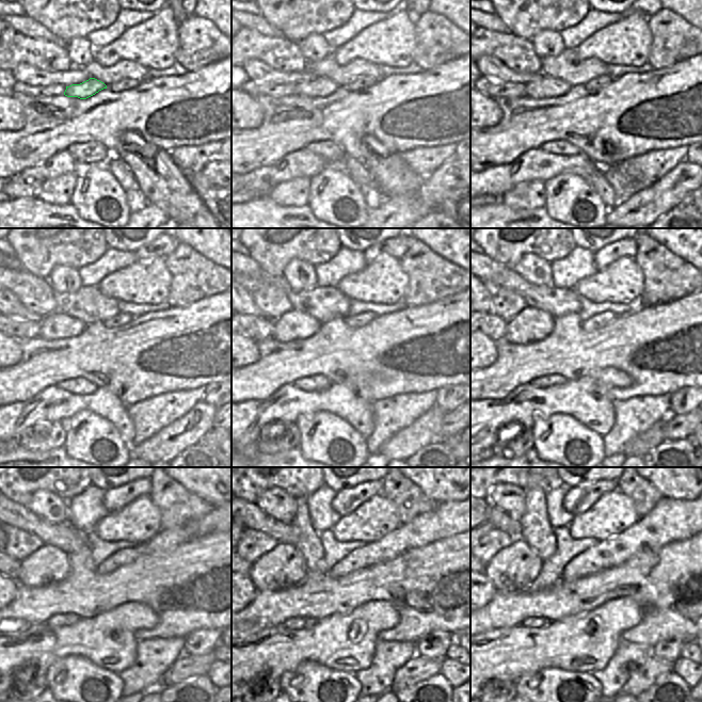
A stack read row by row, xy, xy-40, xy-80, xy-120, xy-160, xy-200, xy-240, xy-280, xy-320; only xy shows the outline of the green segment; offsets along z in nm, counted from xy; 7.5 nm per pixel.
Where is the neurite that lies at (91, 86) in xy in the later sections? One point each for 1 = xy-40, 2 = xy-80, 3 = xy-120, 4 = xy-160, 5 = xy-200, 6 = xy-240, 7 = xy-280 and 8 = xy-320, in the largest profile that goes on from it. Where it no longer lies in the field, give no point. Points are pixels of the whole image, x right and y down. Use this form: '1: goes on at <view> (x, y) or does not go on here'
1: goes on at xy-40 (317, 86)
2: goes on at xy-80 (542, 86)
3: goes on at xy-120 (58, 324)
4: goes on at xy-160 (292, 325)
5: goes on at xy-200 (531, 324)
6: goes on at xy-240 (48, 564)
7: goes on at xy-280 (283, 567)
8: goes on at xy-320 (513, 569)

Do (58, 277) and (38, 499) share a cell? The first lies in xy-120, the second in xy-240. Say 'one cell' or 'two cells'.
one cell

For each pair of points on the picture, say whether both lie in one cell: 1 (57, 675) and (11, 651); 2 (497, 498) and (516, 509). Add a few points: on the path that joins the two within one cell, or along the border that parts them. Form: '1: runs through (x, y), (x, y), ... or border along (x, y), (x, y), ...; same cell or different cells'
1: border along (67, 656), (59, 658), (44, 674); different cells
2: runs through (501, 498), (506, 498), (512, 505); same cell

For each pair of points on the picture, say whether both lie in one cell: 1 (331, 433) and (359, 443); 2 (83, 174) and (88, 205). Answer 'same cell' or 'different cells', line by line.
1: same cell
2: same cell

